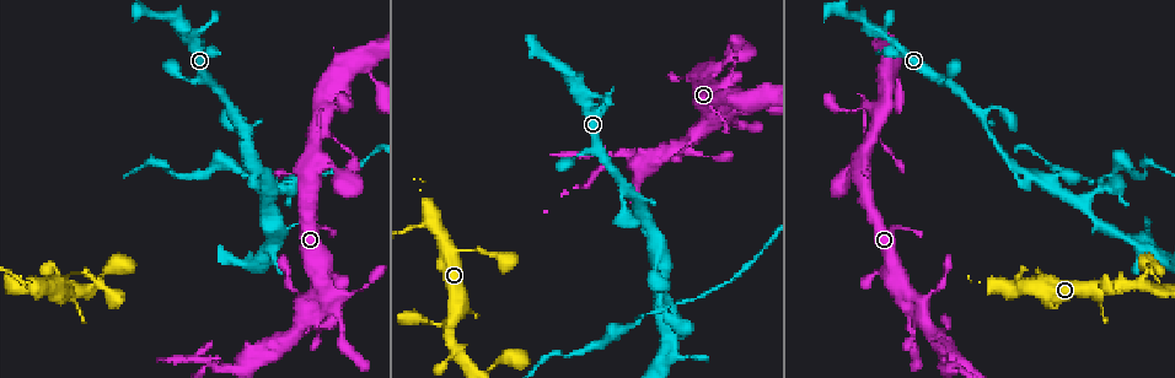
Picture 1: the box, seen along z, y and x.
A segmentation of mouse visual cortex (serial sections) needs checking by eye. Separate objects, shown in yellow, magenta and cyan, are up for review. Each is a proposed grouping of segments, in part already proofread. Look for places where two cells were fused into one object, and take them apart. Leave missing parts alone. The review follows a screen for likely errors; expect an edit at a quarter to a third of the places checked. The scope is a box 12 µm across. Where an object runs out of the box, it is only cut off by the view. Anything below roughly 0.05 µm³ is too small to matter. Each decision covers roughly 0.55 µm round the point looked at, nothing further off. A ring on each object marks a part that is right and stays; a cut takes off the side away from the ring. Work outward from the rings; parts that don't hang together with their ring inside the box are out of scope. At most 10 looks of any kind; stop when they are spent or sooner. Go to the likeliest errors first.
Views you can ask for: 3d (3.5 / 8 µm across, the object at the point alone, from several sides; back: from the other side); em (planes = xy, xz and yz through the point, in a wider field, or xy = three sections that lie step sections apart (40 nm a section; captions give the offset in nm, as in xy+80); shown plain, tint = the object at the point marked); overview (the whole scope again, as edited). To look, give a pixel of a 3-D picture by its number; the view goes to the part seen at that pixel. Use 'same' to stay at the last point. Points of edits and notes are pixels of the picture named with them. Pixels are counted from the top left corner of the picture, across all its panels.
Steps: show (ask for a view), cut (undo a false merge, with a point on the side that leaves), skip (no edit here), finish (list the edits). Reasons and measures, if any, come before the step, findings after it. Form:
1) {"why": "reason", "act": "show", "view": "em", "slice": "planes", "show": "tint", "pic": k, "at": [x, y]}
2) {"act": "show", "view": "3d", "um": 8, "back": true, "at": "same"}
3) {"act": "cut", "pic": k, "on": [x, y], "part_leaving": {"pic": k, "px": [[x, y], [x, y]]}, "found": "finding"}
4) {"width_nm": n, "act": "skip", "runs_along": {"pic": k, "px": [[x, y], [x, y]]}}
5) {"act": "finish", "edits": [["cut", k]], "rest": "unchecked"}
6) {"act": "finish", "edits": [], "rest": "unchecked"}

{"why": "two arms in line, one across", "act": "show", "view": "3d", "um": 3.5, "pic": 1, "at": [611, 152]}

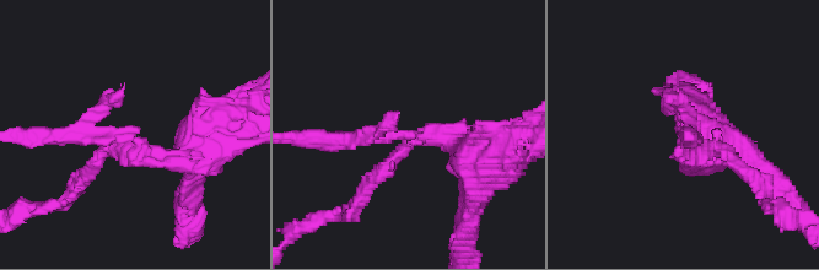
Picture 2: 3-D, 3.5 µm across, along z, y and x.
{"arms": 3, "arm_widths_nm": [150, 200, 350], "act": "show", "view": "em", "slice": "xy", "step": 5, "show": "tint", "pic": 2, "at": [411, 135]}

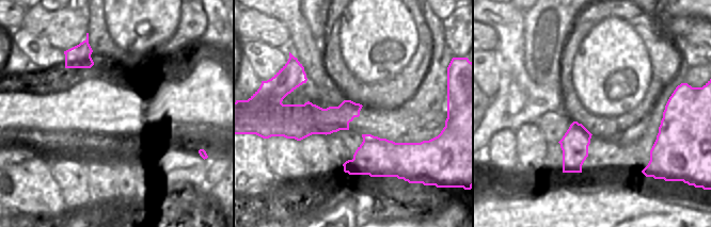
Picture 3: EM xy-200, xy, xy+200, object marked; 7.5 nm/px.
{"act": "show", "view": "em", "slice": "xy", "step": 3, "show": "tint", "at": "same"}

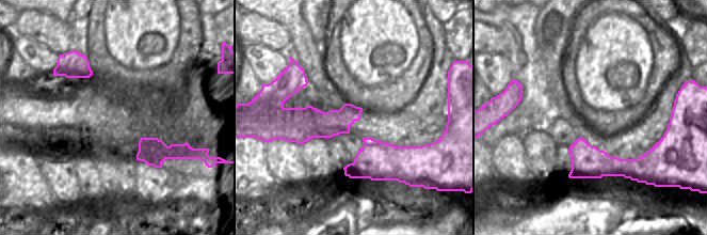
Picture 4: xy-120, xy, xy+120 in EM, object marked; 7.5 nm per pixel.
{"act": "skip", "found": "one cell here"}

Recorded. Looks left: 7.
{"why": "thin neck", "act": "show", "view": "3d", "um": 8, "pic": 1, "at": [232, 115]}

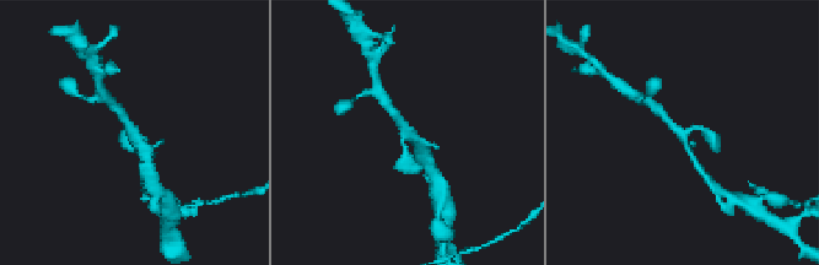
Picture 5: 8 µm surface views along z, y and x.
{"act": "show", "view": "3d", "um": 3.5, "pic": 5, "at": [679, 133]}

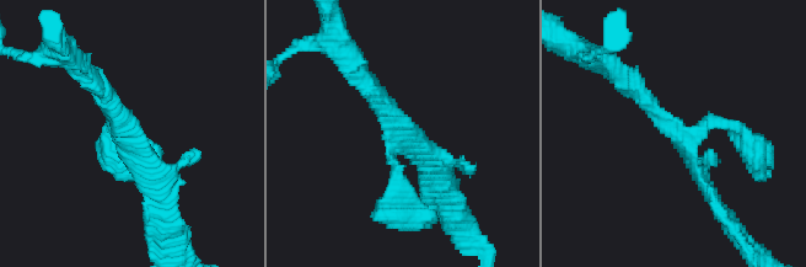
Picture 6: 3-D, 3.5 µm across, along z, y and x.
{"act": "show", "view": "em", "slice": "planes", "show": "tint", "pic": 6, "at": [125, 141]}

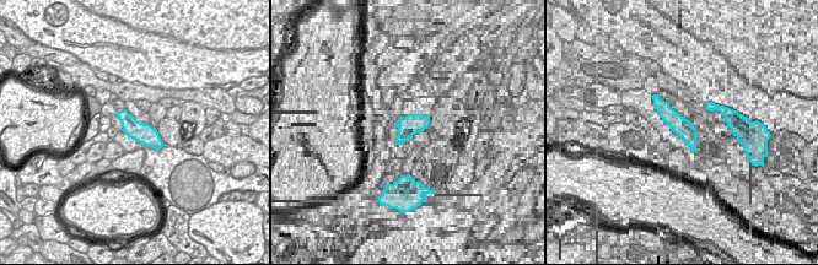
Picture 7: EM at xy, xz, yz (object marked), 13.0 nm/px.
{"act": "skip", "runs_along": {"pic": 6, "px": [[630, 84], [691, 151], [715, 204]]}, "found": "one cell here"}

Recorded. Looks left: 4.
{"why": "looks like a crossing", "act": "show", "view": "3d", "um": 3.5, "pic": 1, "at": [660, 310]}

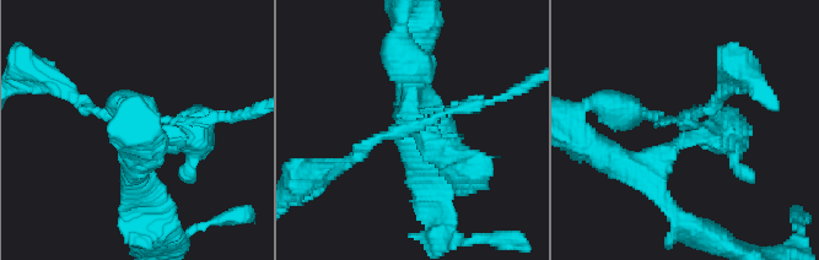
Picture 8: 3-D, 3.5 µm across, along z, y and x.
{"arms": 4, "arm_widths_nm": [150, 150, 350, 400], "why": "shape alone is not enough", "act": "show", "view": "em", "slice": "xy", "step": 1, "show": "tint", "pic": 8, "at": [417, 126]}

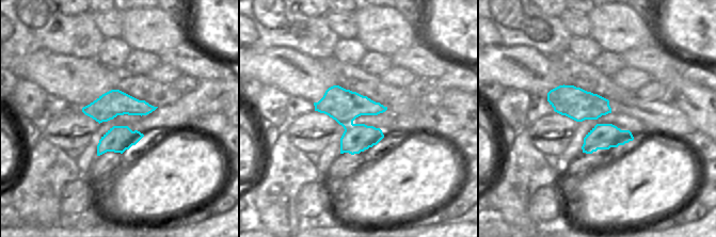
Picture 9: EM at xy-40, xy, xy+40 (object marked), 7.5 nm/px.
{"act": "cut", "pic": 8, "on": [454, 104], "part_leaving": {"pic": 8, "px": [[413, 125], [318, 173]]}, "found": "a second cell is stuck on"}

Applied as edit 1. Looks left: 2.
{"act": "finish", "edits": [["cut", 8]], "rest": "unchecked"}

